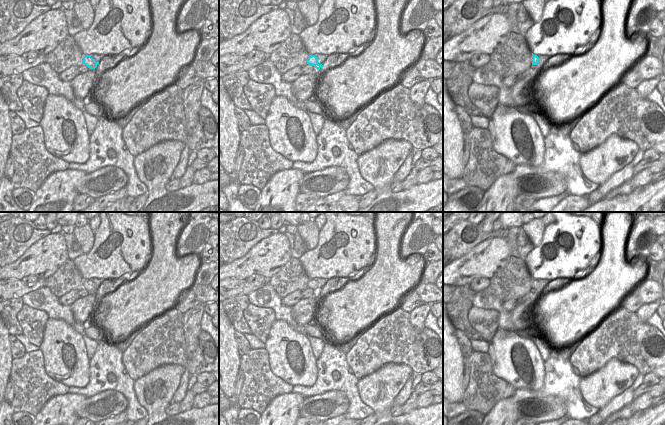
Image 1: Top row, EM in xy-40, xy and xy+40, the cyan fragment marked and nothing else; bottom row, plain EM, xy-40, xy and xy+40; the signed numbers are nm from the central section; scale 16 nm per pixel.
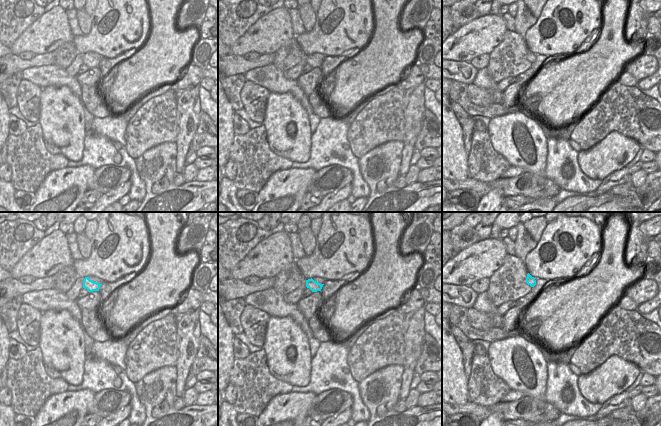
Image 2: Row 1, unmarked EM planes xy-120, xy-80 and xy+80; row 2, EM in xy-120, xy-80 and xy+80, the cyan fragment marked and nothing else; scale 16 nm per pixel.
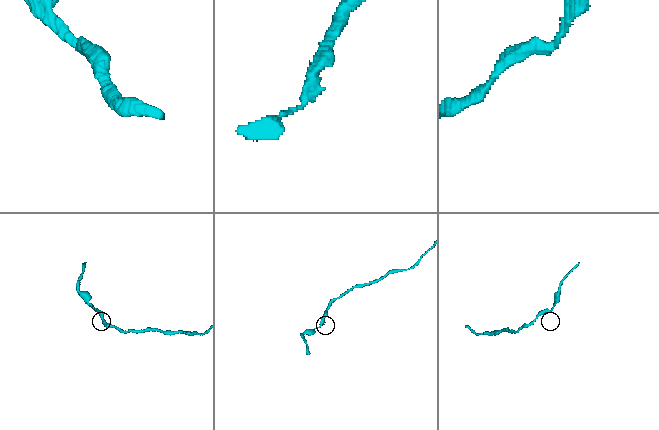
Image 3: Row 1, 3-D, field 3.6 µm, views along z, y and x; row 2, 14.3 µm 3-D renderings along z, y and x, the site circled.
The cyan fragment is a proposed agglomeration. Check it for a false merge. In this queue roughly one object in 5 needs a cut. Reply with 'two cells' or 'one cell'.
one cell

